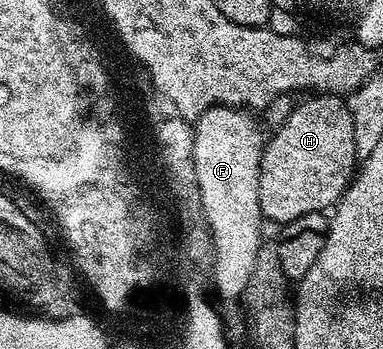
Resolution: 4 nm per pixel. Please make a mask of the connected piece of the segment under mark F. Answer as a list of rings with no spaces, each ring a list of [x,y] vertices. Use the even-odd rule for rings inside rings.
[[[209,107],[192,123],[194,144],[188,149],[188,155],[195,161],[195,183],[199,186],[200,204],[203,206],[204,217],[214,246],[212,277],[214,273],[214,291],[218,294],[217,302],[222,311],[231,306],[234,296],[242,290],[243,283],[246,283],[246,276],[250,274],[251,264],[256,260],[257,251],[264,243],[262,238],[264,220],[258,200],[258,177],[264,135],[258,132],[253,118],[255,119],[253,114],[236,107]]]

